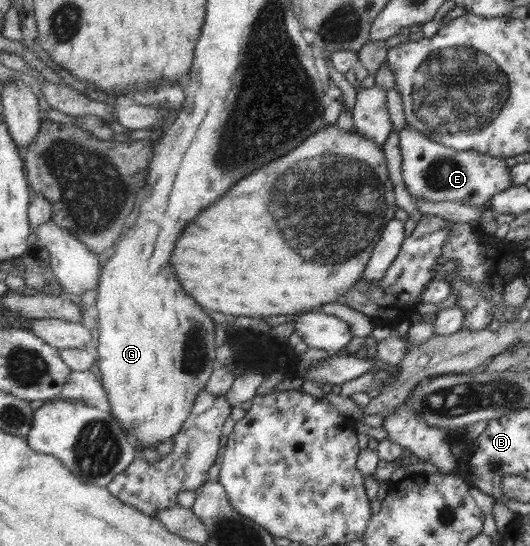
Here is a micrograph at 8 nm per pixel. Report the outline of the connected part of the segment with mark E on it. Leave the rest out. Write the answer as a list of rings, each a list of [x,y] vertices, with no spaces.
[[[407,122],[398,131],[397,143],[401,155],[401,177],[412,200],[453,201],[479,207],[513,184],[503,158],[475,150],[451,149],[416,132]]]

